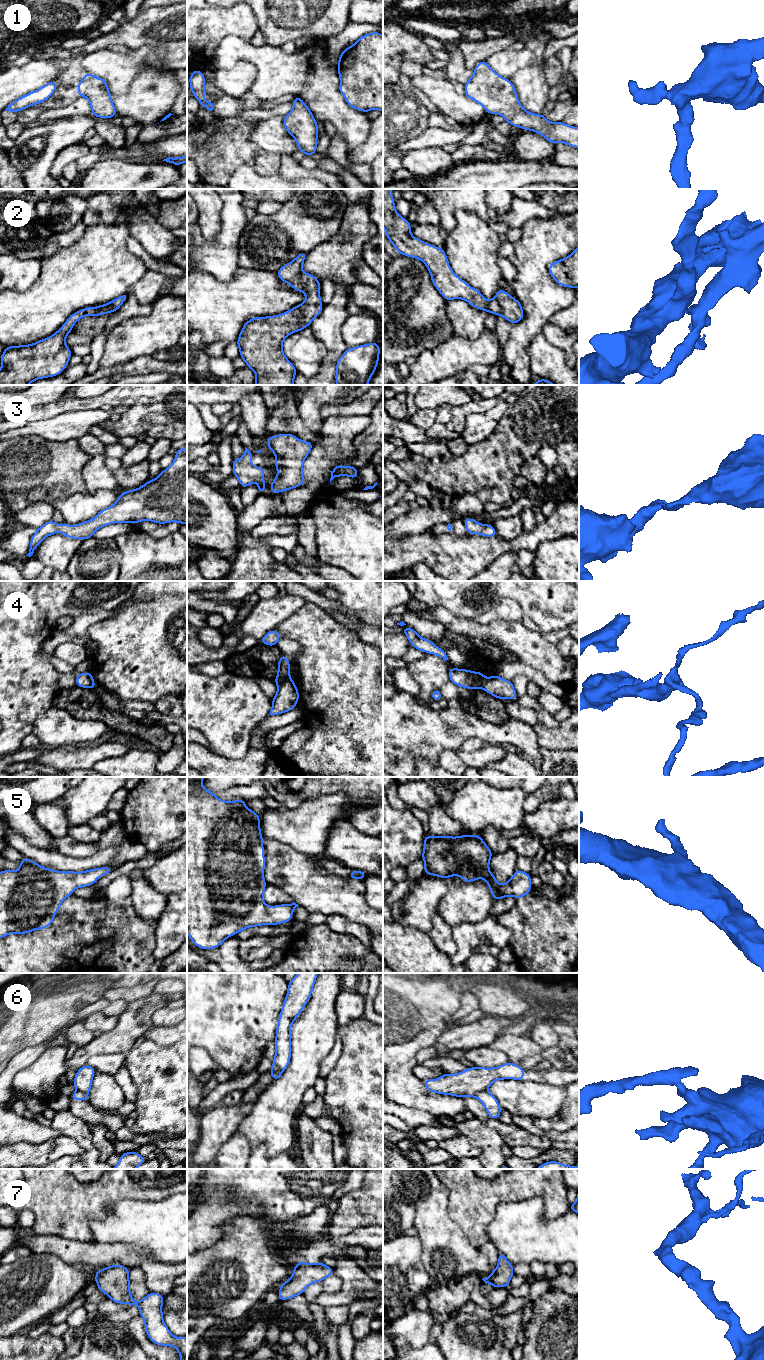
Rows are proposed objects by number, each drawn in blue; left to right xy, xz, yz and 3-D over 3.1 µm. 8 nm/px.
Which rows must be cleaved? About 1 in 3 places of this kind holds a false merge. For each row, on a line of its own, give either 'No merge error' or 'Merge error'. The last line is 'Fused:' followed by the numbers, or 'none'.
1: No merge error
2: No merge error
3: No merge error
4: Merge error
5: No merge error
6: Merge error
7: No merge error
Fused: 4, 6

